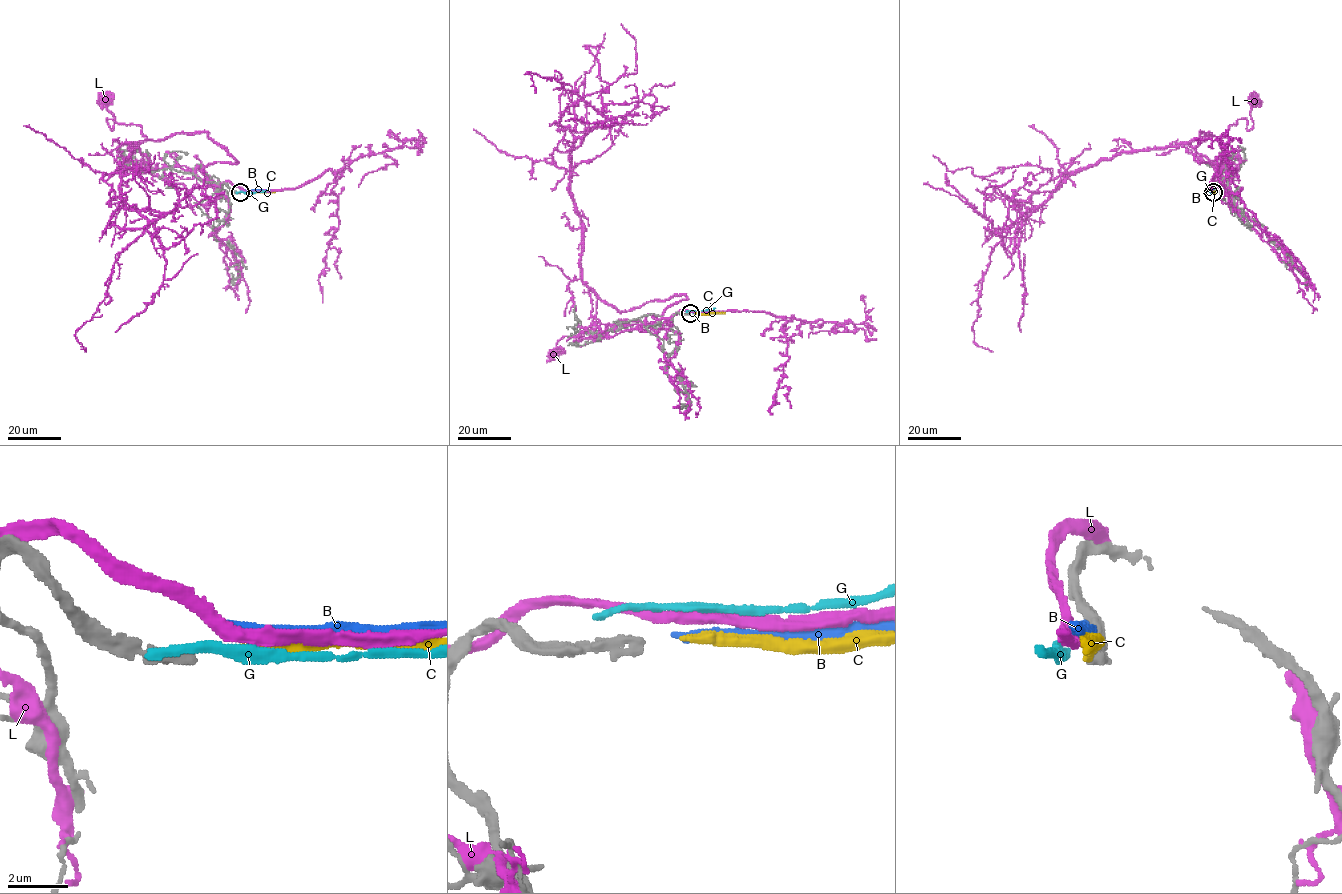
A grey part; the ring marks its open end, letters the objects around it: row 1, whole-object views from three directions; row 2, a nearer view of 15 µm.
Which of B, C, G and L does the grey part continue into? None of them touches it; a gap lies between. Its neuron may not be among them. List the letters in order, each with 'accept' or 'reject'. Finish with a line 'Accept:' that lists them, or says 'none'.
B: reject
C: accept
G: reject
L: reject
Accept: C

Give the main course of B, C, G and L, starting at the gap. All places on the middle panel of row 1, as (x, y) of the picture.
B: (693, 313), (722, 312)
C: (694, 313), (725, 312)
G: (690, 311), (716, 308)
L: (692, 312), (647, 314), (602, 332), (589, 288), (591, 328), (562, 337), (556, 346), (565, 351), (555, 351)

